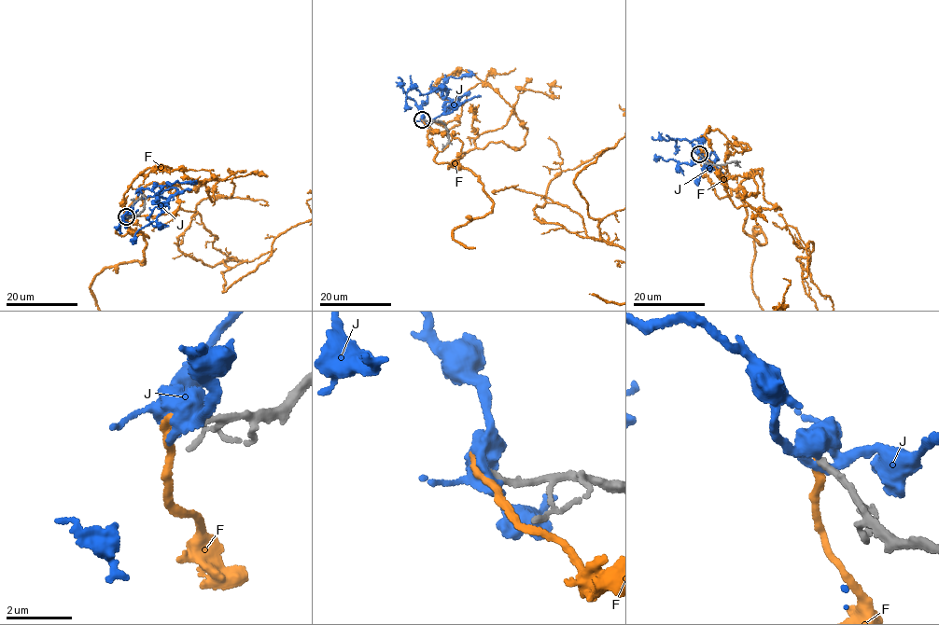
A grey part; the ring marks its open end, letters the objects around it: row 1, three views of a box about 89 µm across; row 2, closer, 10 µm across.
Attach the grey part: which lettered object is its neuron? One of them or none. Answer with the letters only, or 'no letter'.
no letter

